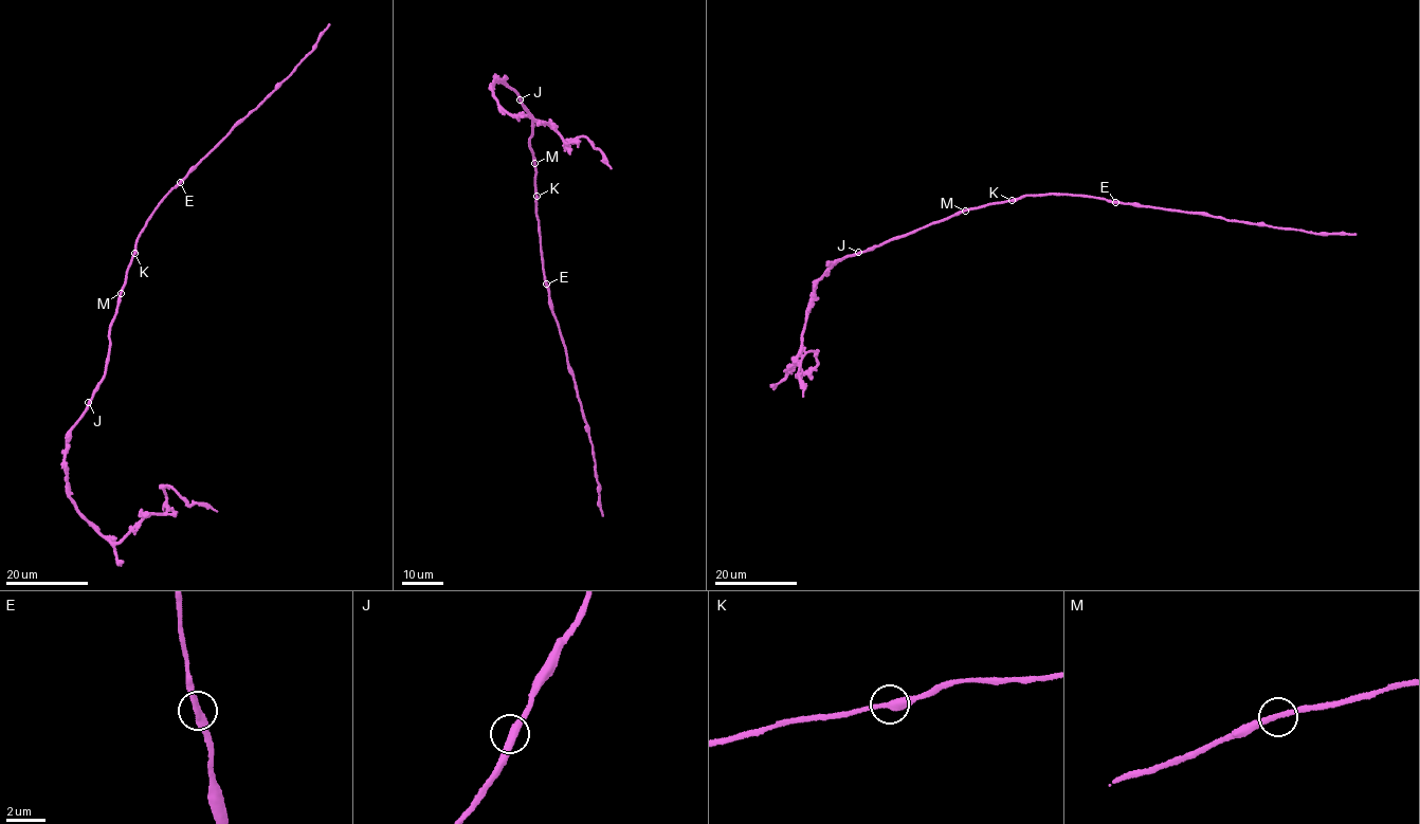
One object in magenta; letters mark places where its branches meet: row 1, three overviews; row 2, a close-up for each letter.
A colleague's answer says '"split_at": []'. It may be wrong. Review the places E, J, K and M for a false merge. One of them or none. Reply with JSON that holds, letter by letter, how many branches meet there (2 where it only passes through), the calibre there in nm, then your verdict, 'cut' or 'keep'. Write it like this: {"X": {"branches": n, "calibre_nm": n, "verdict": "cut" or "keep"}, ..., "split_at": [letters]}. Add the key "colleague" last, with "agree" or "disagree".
{"E": {"branches": 2, "calibre_nm": 360, "verdict": "cut"}, "J": {"branches": 2, "calibre_nm": 360, "verdict": "keep"}, "K": {"branches": 2, "calibre_nm": 360, "verdict": "keep"}, "M": {"branches": 2, "calibre_nm": 280, "verdict": "keep"}, "split_at": ["E"], "colleague": "disagree"}

